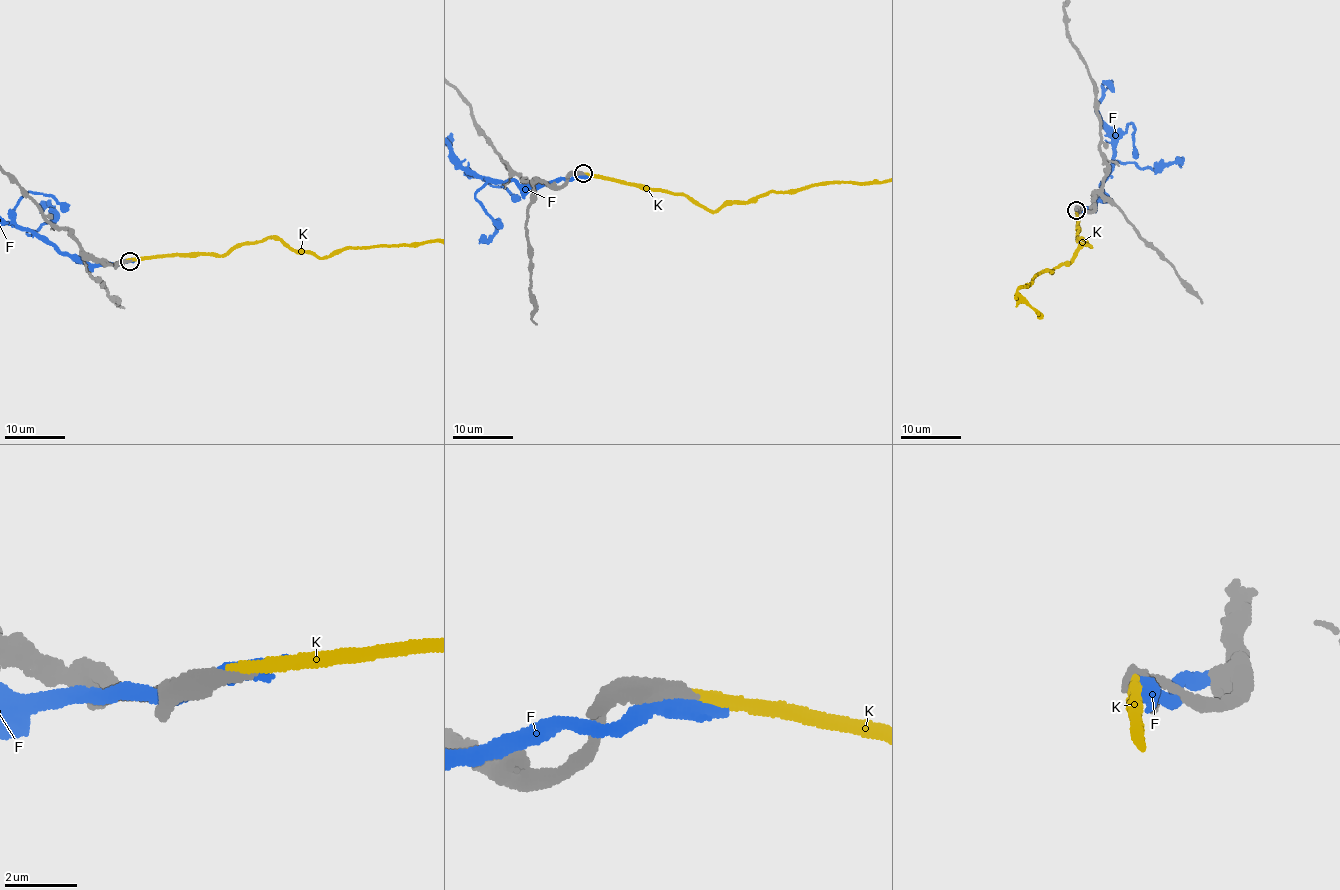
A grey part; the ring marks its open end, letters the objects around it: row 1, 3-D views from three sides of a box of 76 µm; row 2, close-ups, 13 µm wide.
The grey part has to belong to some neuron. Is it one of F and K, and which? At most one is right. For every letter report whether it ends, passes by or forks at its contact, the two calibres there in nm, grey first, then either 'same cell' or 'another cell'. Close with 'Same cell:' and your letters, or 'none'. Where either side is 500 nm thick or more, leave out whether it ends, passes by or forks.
F: calibres 600 and 440 nm; another cell
K: it ends; calibres 480 and 280 nm; another cell
Same cell: none

